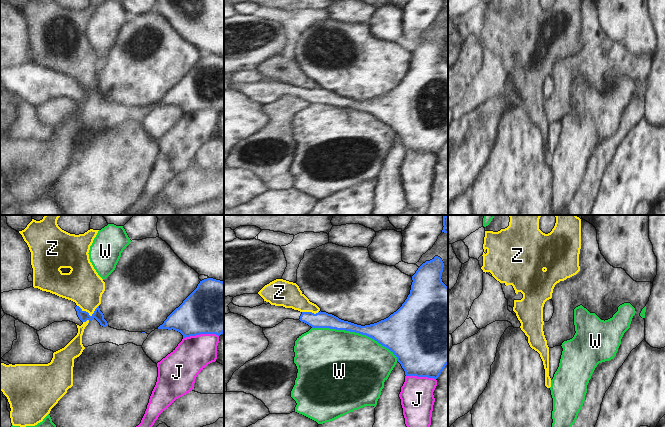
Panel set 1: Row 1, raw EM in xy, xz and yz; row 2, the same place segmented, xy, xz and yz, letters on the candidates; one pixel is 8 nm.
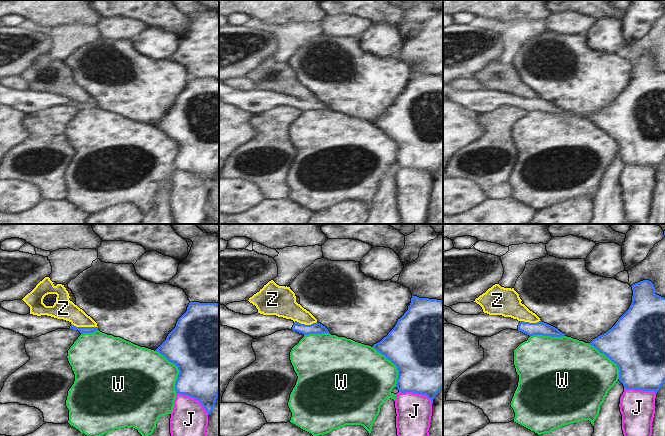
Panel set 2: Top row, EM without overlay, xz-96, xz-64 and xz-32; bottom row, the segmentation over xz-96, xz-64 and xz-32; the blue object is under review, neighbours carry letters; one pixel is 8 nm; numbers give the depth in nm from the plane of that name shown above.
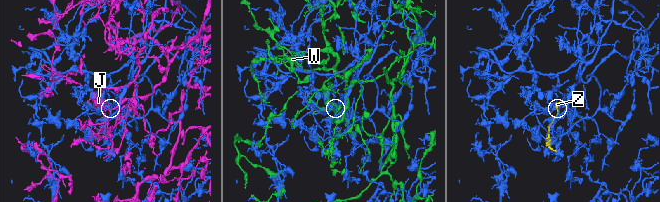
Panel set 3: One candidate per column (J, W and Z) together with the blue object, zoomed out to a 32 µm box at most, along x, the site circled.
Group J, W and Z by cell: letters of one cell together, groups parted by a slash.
J / W / Z

